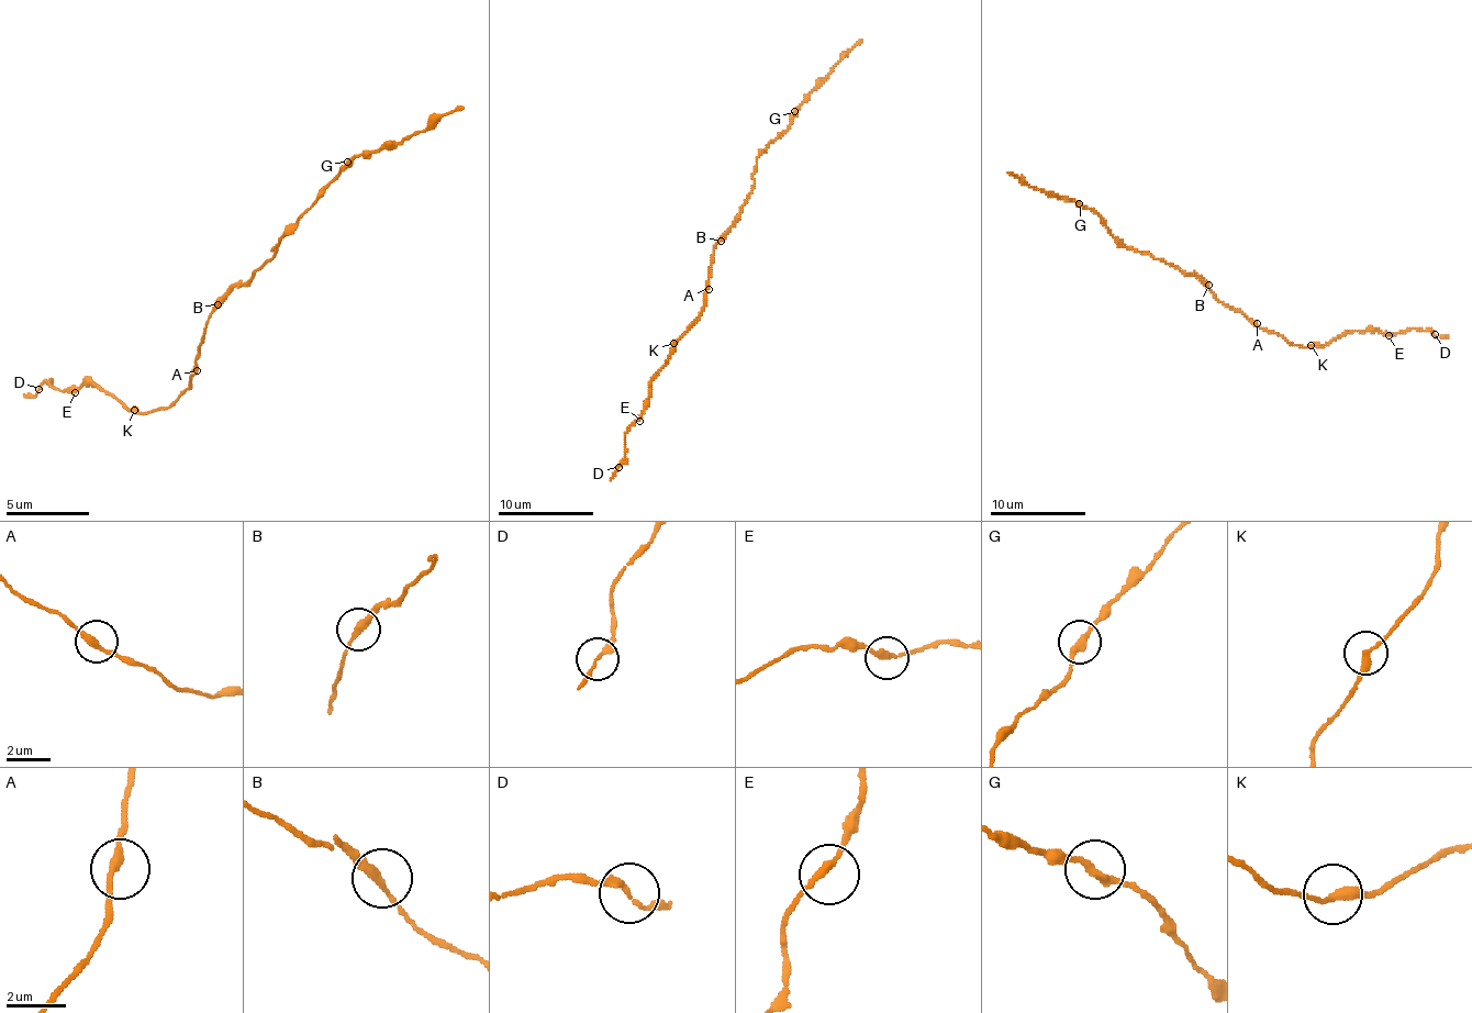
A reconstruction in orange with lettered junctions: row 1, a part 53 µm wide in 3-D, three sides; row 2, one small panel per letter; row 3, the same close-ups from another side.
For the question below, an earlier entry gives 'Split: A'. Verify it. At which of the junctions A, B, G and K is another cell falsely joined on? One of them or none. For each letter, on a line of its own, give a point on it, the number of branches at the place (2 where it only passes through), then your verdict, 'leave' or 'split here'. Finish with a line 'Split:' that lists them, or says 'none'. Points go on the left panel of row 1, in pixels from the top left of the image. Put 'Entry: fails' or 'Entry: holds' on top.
Entry: fails
A: (197, 370) | 2 | leave
B: (218, 304) | 2 | leave
G: (347, 162) | 2 | leave
K: (134, 410) | 2 | leave
Split: none

